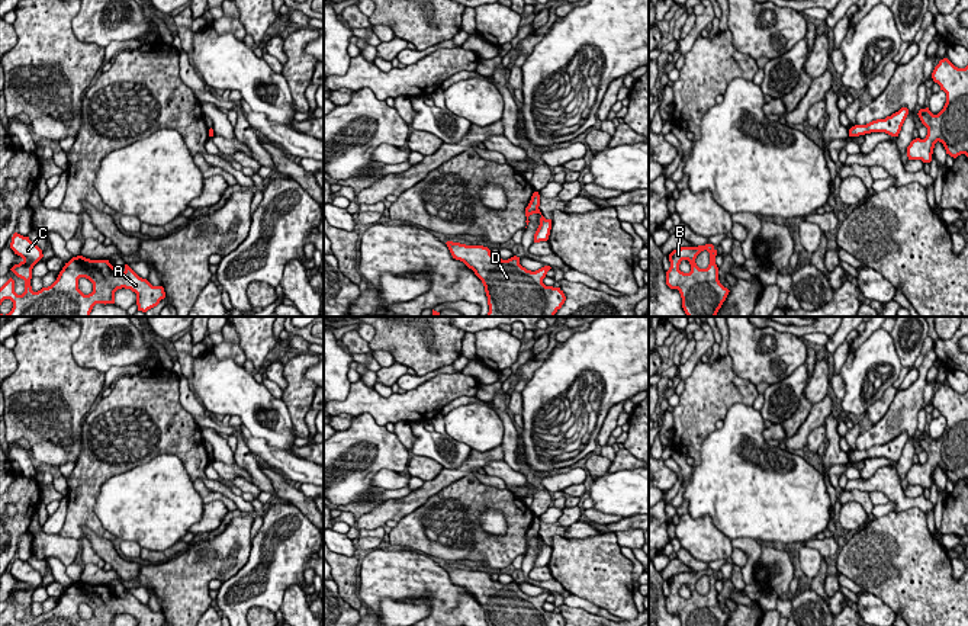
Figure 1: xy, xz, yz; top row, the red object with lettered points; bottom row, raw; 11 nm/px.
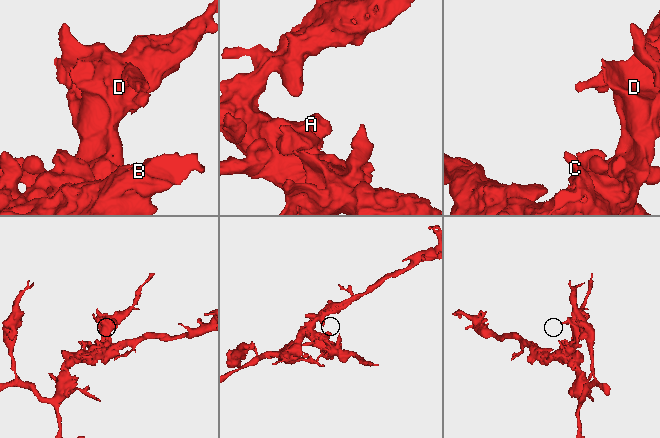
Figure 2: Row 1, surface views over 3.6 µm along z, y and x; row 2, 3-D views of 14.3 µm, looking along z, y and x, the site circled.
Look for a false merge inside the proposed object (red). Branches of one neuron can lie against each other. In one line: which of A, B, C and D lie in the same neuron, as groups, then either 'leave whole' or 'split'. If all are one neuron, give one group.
A B C D | leave whole

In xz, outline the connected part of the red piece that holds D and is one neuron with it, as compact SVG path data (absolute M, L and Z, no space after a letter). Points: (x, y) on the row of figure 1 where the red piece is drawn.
M453 241L446 244L453 259L463 261L482 280L489 305L486 317L554 317L566 301L560 288L543 283L551 269L550 266L531 272L520 264L520 257L517 256L502 260L498 256L492 256L491 250L483 245L466 245Z

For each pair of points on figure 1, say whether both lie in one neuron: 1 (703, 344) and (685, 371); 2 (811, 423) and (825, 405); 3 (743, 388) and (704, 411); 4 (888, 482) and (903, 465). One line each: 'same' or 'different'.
1: same
2: same
3: same
4: different

